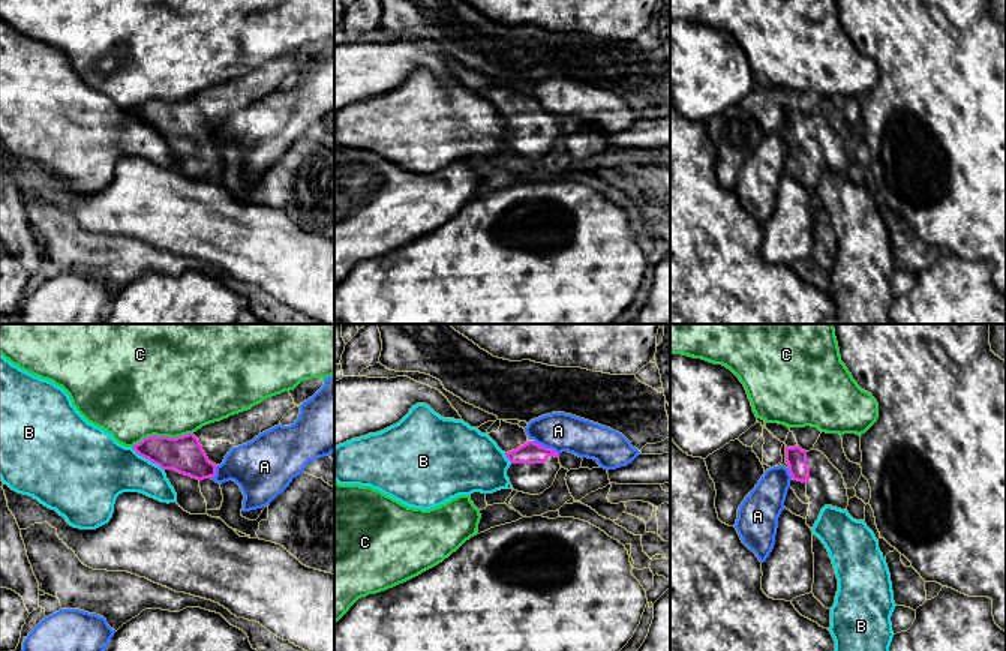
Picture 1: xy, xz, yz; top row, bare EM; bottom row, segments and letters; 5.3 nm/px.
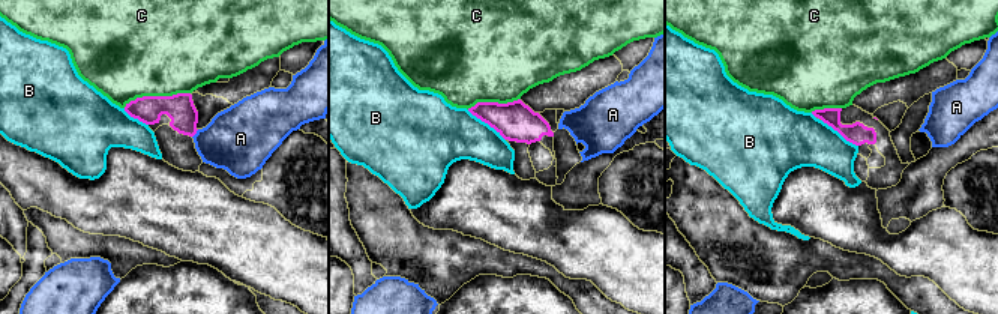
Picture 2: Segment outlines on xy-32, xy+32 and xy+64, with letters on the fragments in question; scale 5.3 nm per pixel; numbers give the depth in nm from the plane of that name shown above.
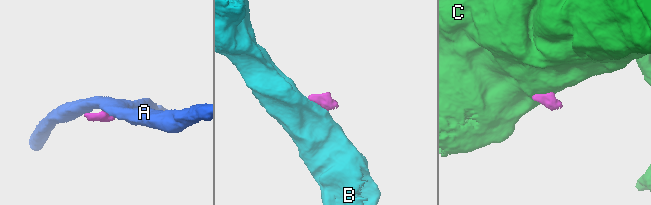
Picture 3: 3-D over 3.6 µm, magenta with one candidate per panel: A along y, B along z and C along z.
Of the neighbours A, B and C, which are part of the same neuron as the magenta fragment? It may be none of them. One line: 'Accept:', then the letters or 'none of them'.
Accept: none of them

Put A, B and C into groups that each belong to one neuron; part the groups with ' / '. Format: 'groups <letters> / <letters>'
groups A / B / C

